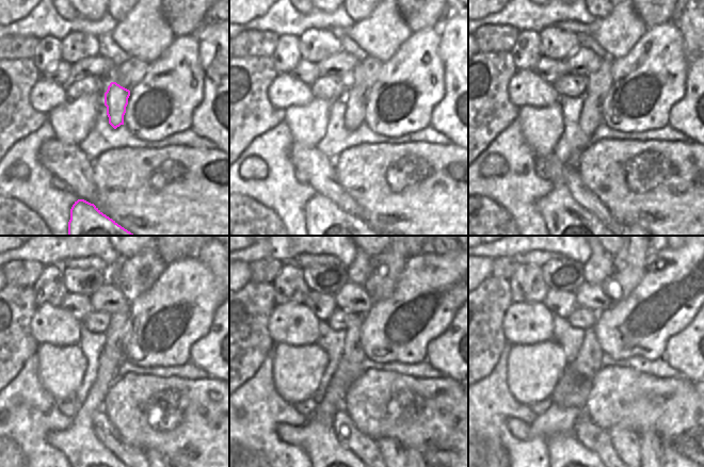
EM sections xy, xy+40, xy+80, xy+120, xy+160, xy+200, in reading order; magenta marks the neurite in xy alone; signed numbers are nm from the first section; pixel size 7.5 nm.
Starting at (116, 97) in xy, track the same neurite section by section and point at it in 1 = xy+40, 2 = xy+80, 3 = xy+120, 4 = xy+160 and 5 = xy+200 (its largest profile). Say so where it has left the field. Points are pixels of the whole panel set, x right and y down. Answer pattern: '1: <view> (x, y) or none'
1: xy+40 (354, 100)
2: xy+80 (591, 115)
3: xy+120 (79, 444)
4: xy+160 (317, 437)
5: xy+200 (565, 452)

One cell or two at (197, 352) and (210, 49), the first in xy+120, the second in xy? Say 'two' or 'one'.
one

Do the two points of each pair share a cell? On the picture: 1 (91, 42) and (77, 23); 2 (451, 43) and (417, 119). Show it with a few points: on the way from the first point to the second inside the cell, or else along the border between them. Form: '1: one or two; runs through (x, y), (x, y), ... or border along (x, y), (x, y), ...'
1: two; border along (61, 41), (74, 31), (88, 32), (100, 50)
2: two; border along (442, 37), (440, 59), (443, 64), (445, 87)

